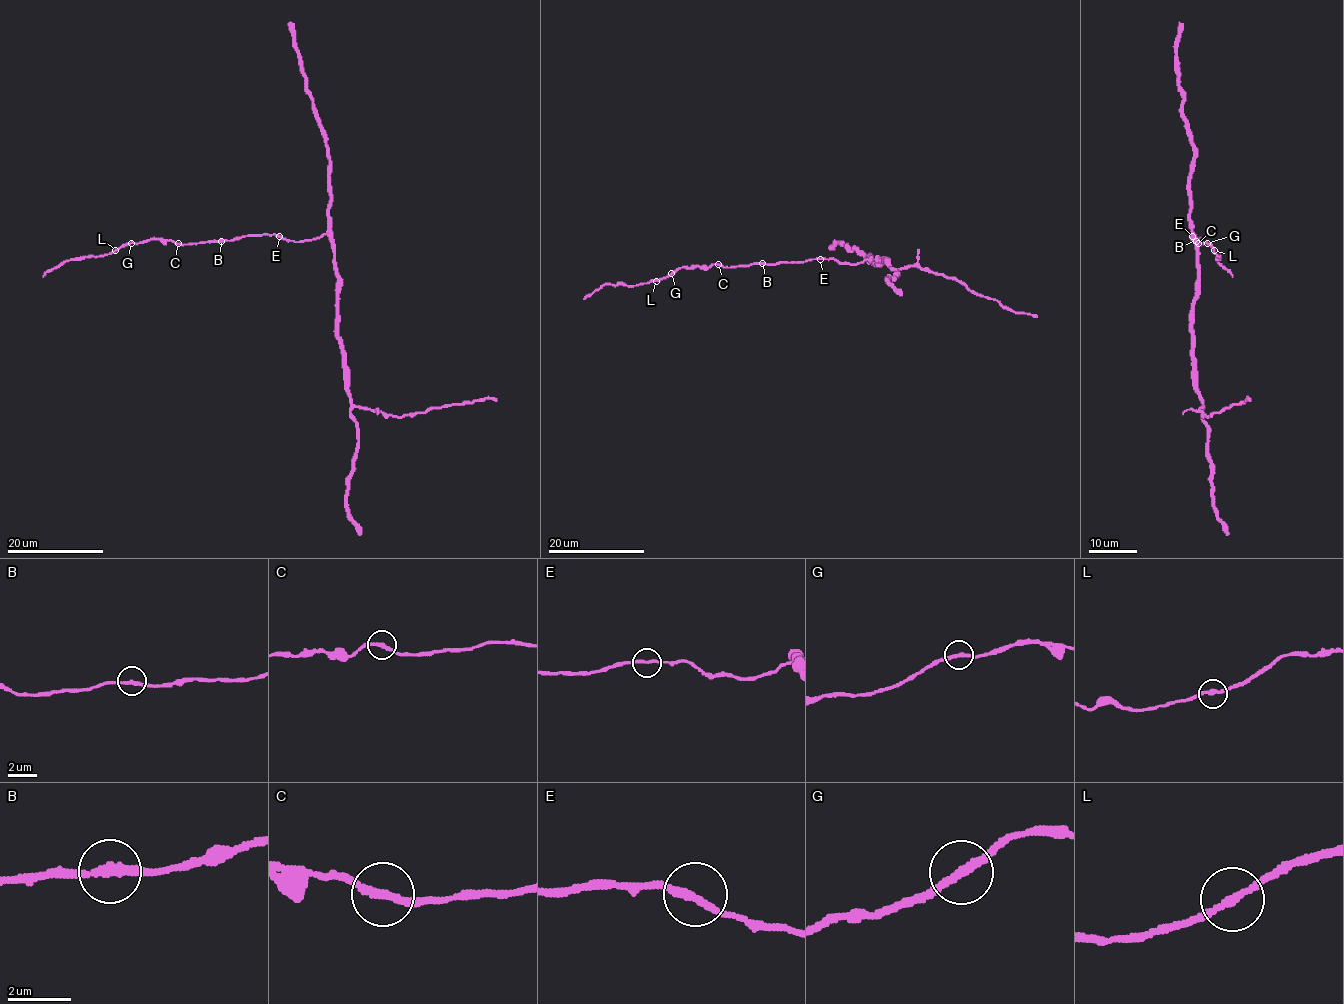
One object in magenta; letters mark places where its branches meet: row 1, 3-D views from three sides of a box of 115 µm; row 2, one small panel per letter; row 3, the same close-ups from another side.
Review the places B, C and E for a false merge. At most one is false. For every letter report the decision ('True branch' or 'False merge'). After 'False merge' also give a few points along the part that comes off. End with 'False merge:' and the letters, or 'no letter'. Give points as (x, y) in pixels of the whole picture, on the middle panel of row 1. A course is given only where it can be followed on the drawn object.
B: True branch
C: True branch
E: True branch
False merge: no letter

